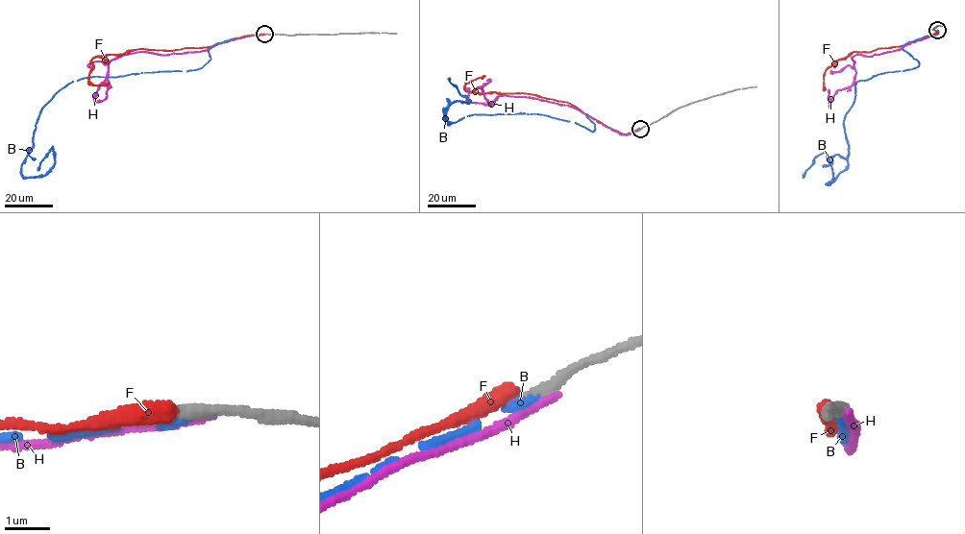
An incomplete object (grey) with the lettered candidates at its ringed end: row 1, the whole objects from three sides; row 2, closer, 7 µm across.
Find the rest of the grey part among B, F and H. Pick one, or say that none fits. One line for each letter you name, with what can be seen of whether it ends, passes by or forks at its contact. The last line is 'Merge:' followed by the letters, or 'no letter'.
B: it ends
Merge: B

